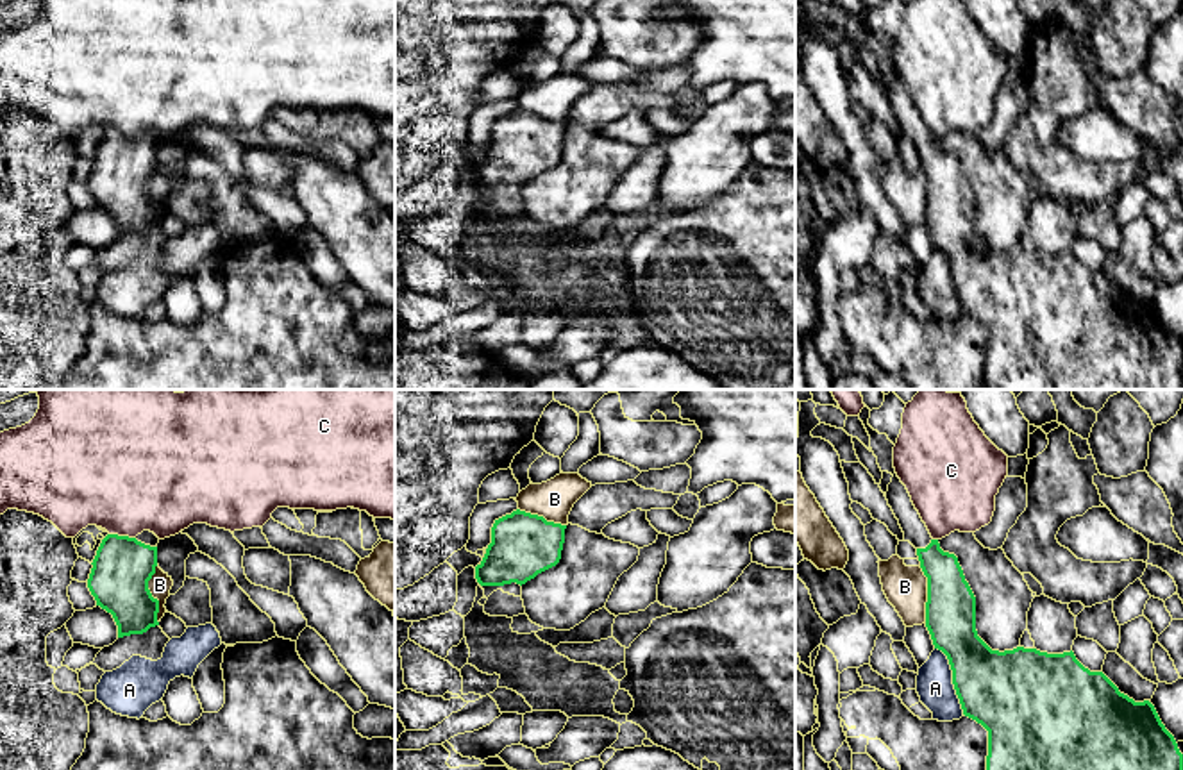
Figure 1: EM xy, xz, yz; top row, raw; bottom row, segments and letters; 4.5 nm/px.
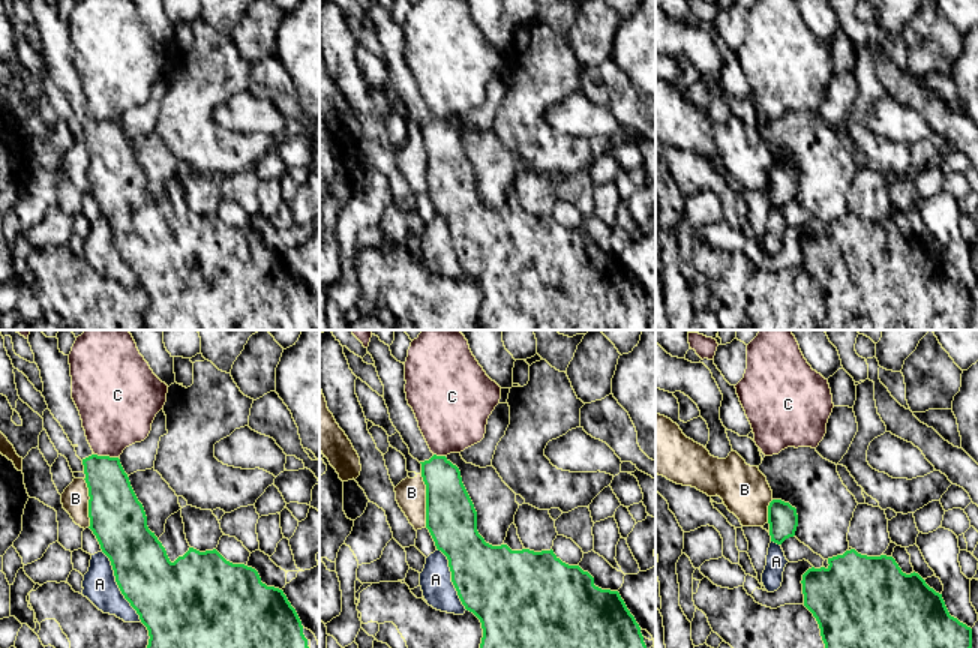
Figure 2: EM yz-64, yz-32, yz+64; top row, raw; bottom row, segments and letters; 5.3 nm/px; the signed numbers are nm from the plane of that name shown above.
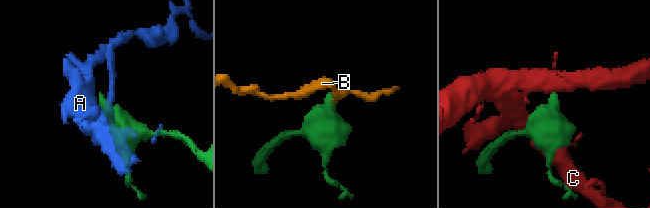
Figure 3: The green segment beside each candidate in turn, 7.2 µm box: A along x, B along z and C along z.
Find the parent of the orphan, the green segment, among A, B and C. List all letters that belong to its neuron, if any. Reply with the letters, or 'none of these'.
none of these

